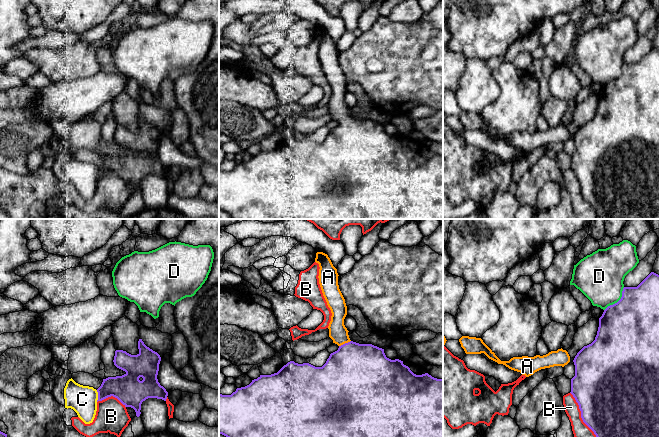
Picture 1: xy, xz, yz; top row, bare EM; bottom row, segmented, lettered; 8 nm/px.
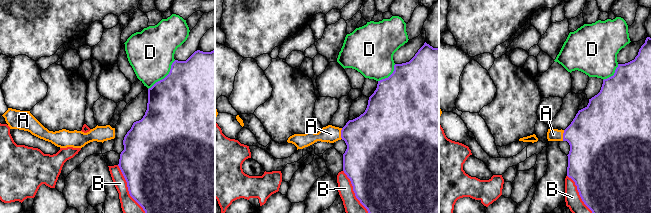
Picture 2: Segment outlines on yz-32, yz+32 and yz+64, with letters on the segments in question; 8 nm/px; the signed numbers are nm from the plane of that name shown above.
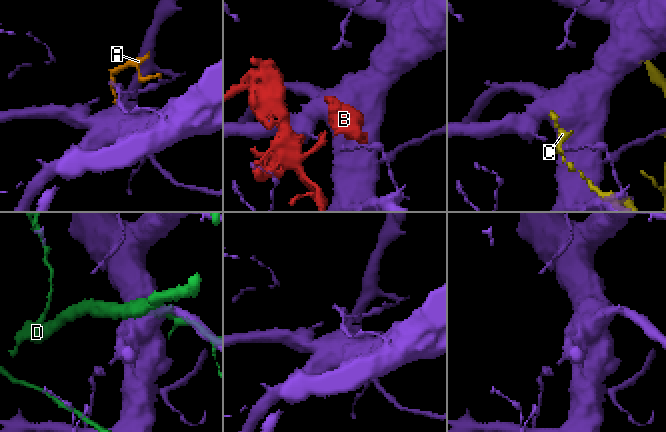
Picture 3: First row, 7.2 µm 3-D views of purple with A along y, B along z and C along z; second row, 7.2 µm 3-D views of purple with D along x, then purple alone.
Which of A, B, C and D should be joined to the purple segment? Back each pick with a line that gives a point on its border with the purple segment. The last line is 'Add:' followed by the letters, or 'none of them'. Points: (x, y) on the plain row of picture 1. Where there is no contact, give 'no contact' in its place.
A: meets purple in xz at (345, 119)
Add: A

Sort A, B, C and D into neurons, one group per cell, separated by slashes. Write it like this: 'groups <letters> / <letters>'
groups A / B / C / D

